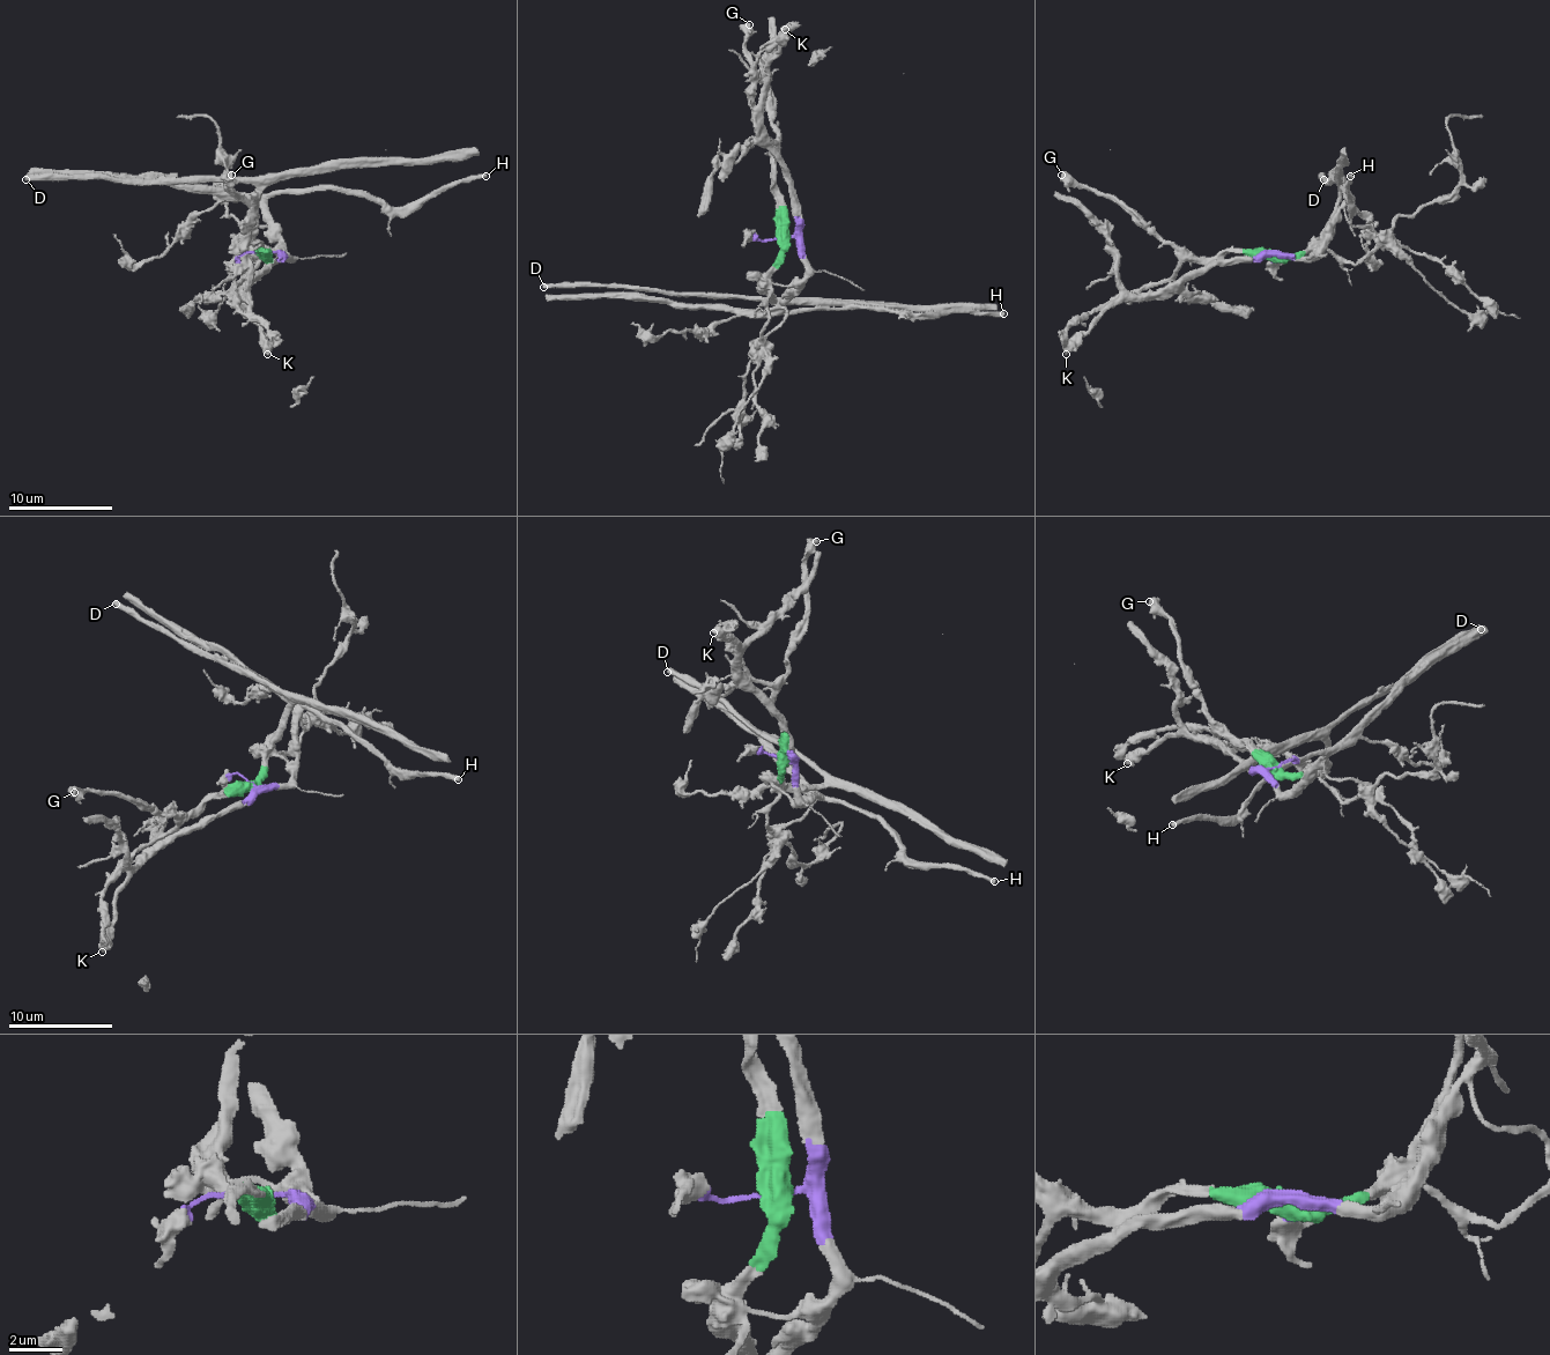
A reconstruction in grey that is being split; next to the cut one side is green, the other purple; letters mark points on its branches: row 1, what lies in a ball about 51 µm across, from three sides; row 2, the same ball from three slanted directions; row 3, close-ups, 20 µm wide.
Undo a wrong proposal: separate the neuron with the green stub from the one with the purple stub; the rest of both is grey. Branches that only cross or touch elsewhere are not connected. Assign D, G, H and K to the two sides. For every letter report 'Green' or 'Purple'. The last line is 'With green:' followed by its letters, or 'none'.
D: Green
G: Green
H: Purple
K: Purple
With green: D, G

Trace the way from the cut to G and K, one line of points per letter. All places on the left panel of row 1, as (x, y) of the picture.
G: (265, 253), (260, 251), (257, 258), (260, 245), (254, 241), (252, 212), (228, 189), (231, 175)
K: (265, 253), (277, 256), (244, 290), (249, 318), (260, 328), (260, 345), (267, 355)

